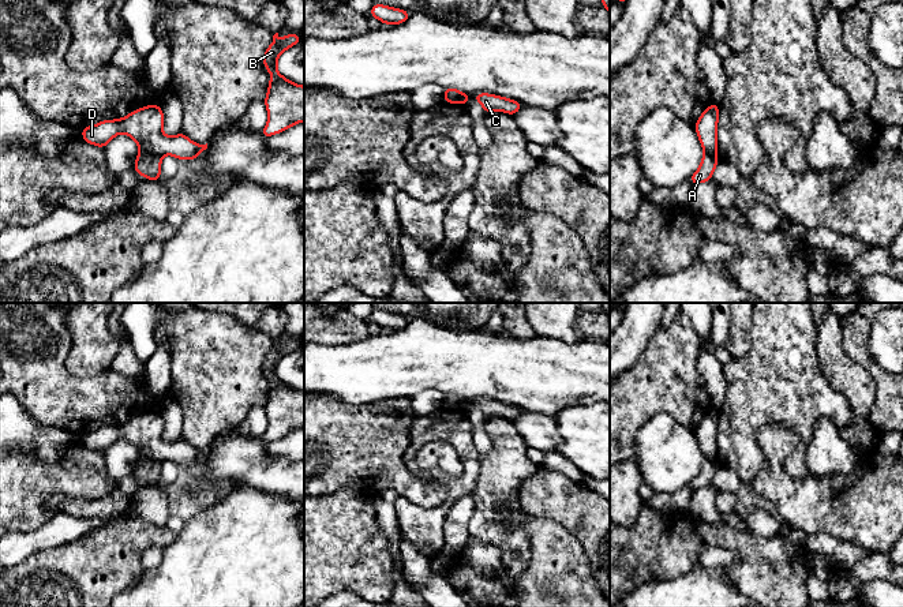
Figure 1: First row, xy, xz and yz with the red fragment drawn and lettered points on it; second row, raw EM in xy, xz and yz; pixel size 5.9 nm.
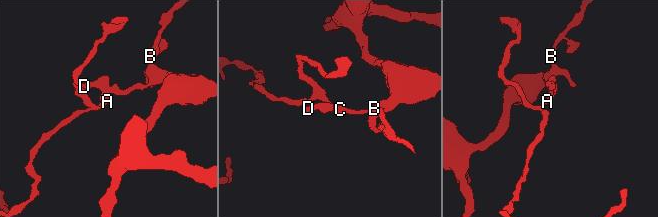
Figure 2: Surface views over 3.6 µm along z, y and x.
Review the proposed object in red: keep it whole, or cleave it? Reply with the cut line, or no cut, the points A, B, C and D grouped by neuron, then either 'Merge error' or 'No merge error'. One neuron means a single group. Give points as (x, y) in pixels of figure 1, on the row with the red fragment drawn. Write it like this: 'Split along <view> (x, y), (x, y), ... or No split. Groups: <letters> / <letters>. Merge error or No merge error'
Split along xy (141, 150), (161, 157). Groups: A / B C D. Merge error

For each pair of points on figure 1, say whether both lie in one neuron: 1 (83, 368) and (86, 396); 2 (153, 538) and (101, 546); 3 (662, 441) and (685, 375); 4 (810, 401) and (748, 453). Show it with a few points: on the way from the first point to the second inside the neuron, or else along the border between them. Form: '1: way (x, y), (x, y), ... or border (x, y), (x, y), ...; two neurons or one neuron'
1: border (64, 359), (79, 377), (109, 367); two neurons
2: way (141, 538), (127, 538), (117, 546), (113, 546); one neuron
3: border (640, 426), (654, 415), (667, 412), (693, 431); two neurons
4: way (789, 401), (776, 401), (748, 431); one neuron

